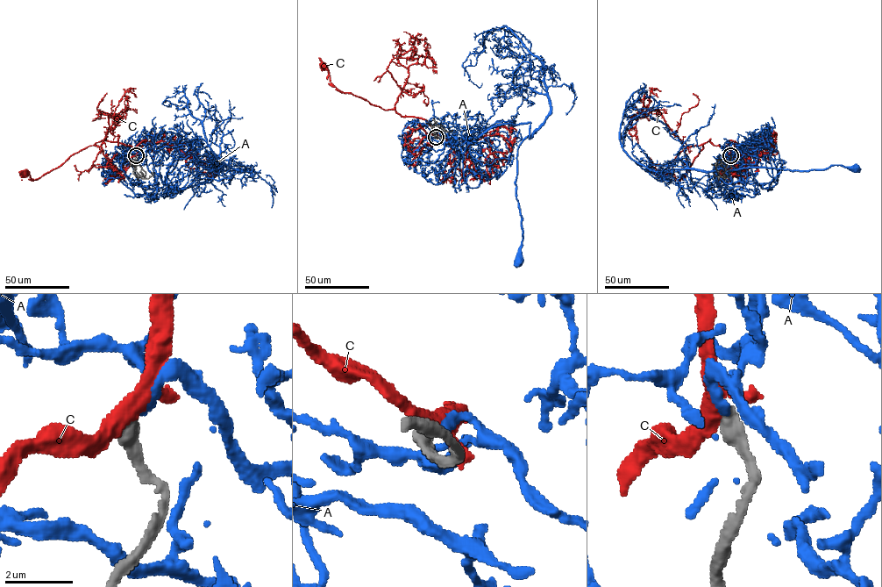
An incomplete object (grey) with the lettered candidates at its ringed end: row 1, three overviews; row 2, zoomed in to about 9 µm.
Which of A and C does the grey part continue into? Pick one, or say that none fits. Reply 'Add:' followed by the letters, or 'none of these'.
Add: A

